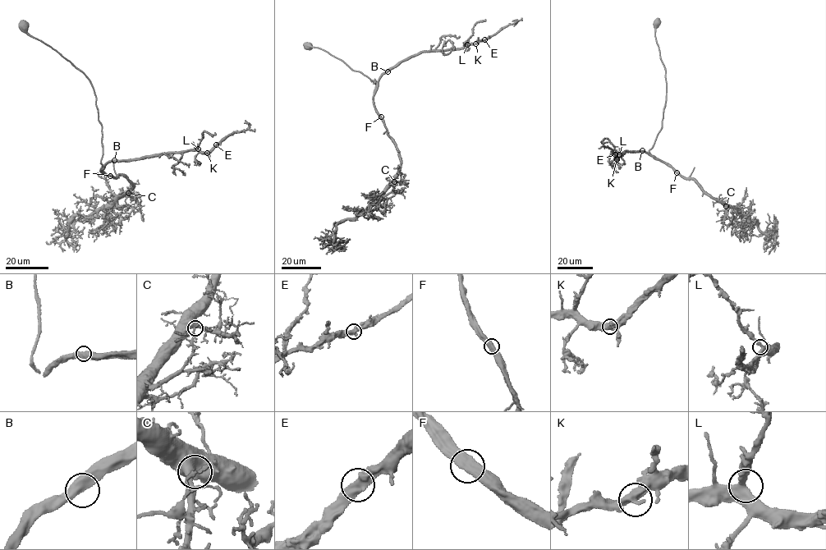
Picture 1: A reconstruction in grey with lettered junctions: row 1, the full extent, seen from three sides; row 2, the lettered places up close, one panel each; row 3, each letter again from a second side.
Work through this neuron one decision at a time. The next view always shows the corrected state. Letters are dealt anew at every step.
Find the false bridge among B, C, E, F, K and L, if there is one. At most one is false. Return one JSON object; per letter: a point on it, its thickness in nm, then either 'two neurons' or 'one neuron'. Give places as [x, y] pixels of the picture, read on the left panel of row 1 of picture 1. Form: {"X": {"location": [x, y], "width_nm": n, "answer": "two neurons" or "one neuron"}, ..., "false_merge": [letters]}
{"B": {"location": [114, 160], "width_nm": 550, "answer": "one neuron"}, "C": {"location": [128, 193], "width_nm": 550, "answer": "one neuron"}, "E": {"location": [216, 144], "width_nm": 550, "answer": "one neuron"}, "F": {"location": [110, 176], "width_nm": 550, "answer": "one neuron"}, "K": {"location": [207, 153], "width_nm": 480, "answer": "one neuron"}, "L": {"location": [198, 148], "width_nm": 440, "answer": "one neuron"}, "false_merge": []}

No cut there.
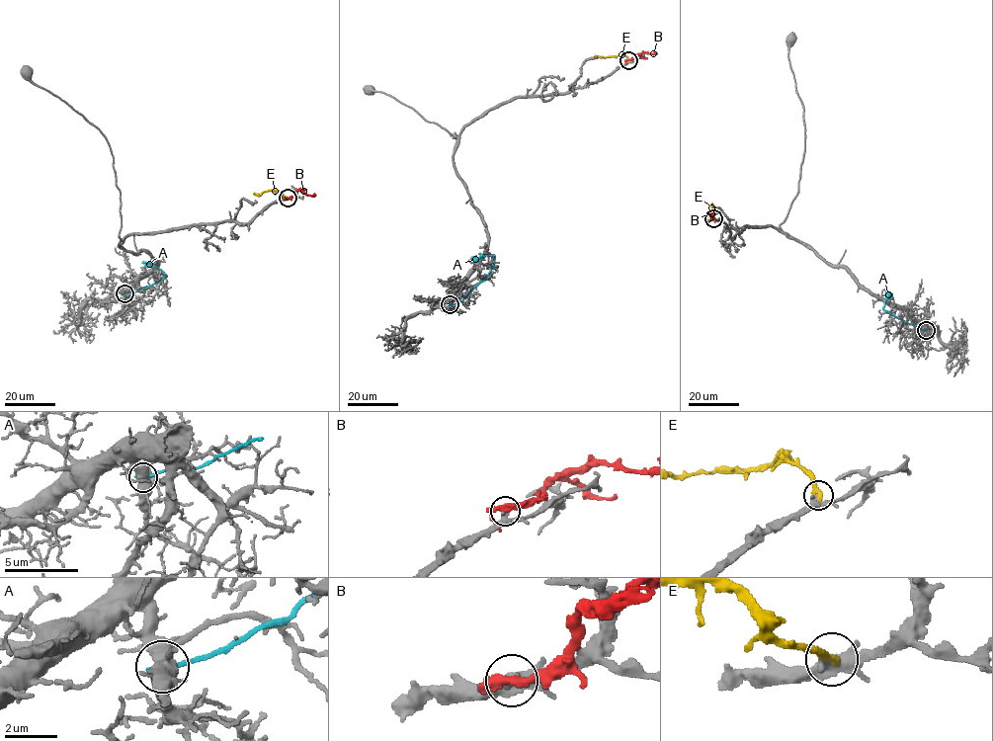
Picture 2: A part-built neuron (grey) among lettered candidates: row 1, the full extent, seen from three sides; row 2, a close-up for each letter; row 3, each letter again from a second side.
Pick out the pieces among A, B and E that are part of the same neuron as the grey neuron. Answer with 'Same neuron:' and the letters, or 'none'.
Same neuron: E

